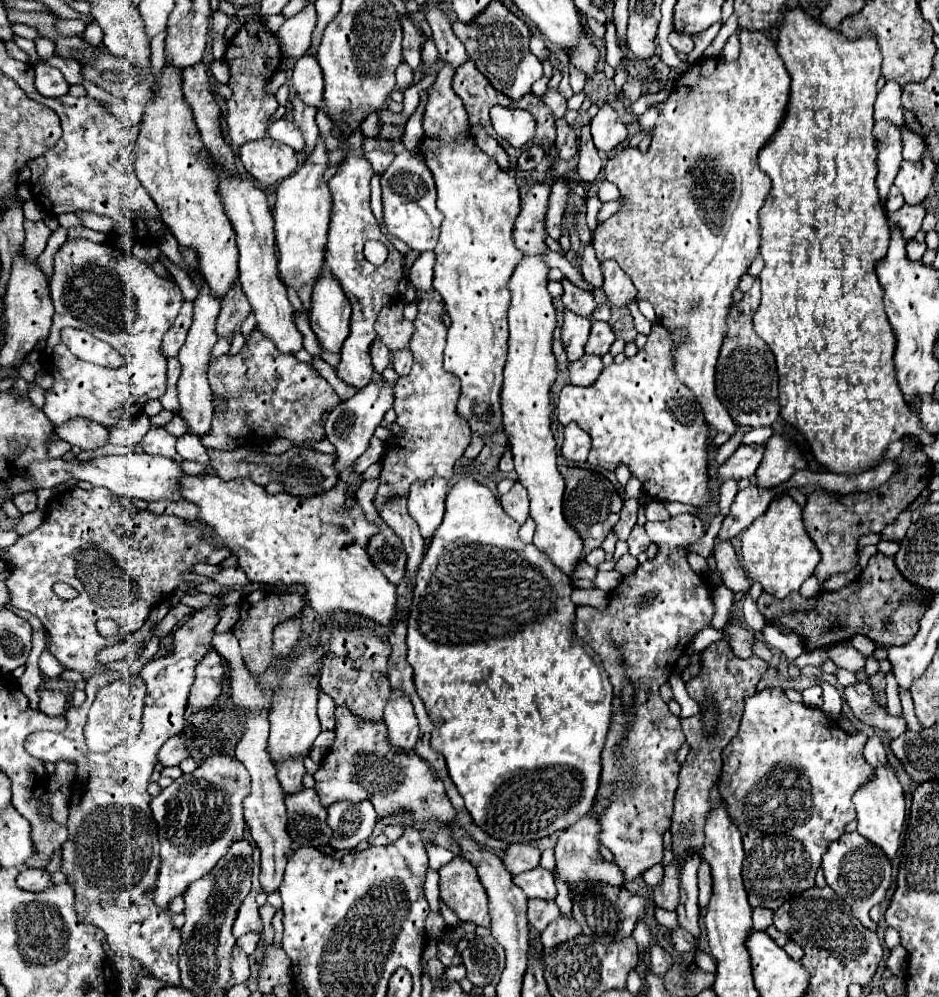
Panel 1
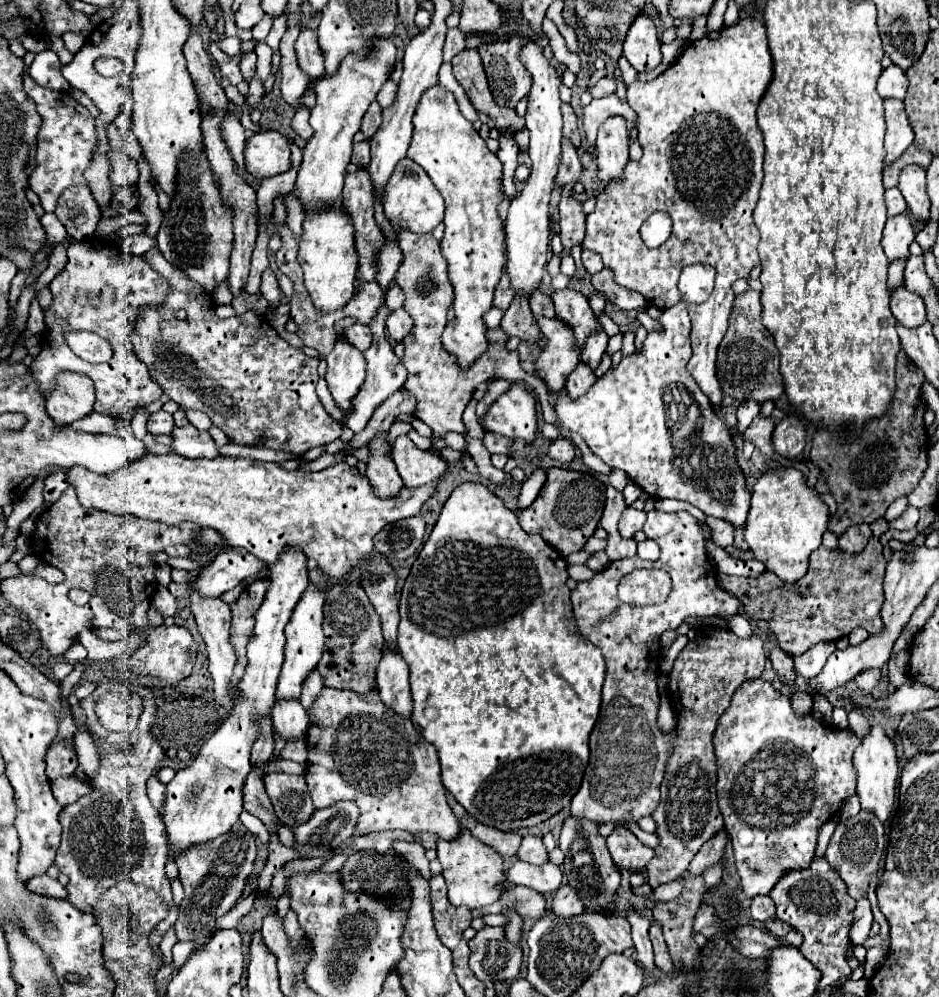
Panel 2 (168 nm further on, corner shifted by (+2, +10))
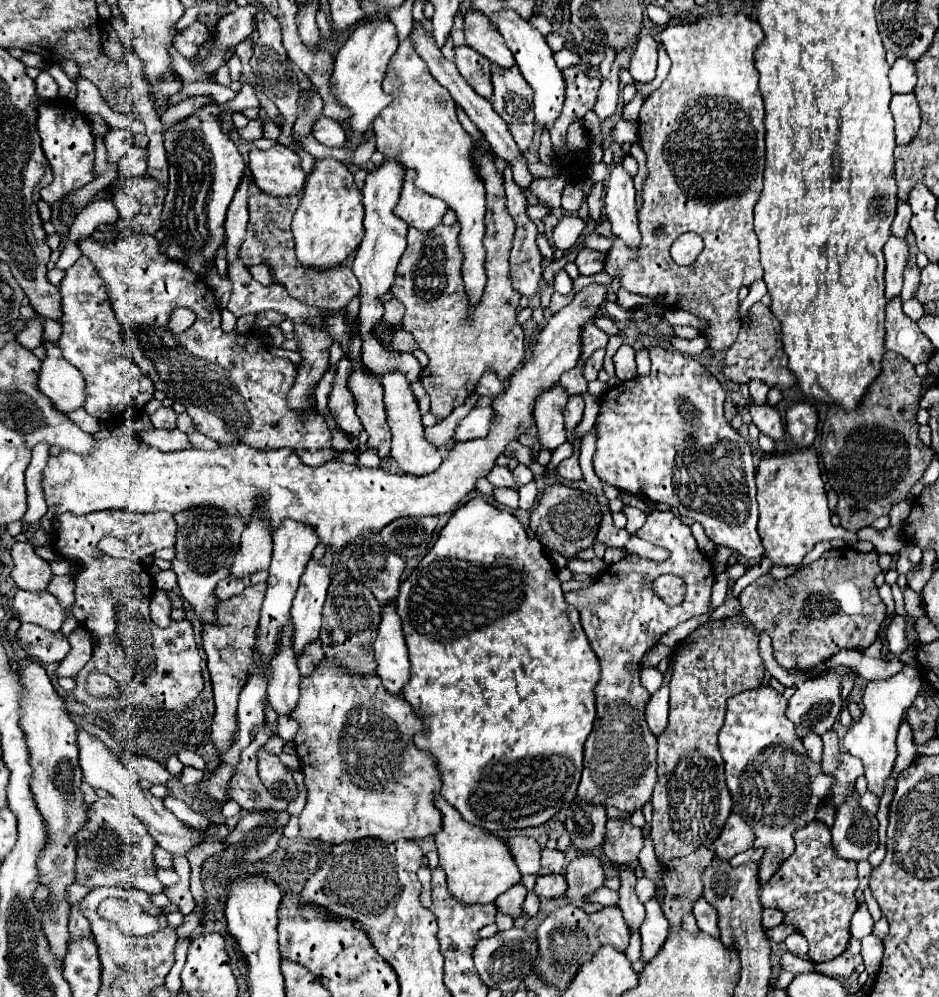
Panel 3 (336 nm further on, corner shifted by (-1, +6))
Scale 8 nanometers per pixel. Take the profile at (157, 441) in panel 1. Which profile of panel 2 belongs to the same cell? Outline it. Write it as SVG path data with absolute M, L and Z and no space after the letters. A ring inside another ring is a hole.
M165 410L153 412L147 422L147 430L151 434L171 434L171 428L173 428L173 416L167 414Z

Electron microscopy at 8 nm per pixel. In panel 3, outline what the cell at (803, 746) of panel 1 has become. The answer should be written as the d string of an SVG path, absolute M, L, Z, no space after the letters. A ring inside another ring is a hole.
M770 686L740 692L728 700L726 722L718 736L720 752L726 762L726 784L732 796L732 812L742 816L742 820L752 826L756 834L754 848L764 848L764 856L758 862L758 882L762 886L774 876L780 862L794 852L796 828L814 822L820 804L836 784L836 778L824 774L822 764L810 760L806 754L802 740L796 734L794 722L786 716L786 704L788 702L782 698L782 694L776 694Z

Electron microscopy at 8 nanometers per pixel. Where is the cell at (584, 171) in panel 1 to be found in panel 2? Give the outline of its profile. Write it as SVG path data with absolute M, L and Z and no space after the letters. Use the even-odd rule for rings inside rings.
M611 94L611 96L603 96L599 100L591 100L591 104L585 106L585 110L583 110L583 130L585 130L589 146L595 144L597 128L611 116L627 116L629 138L637 140L635 110L627 102L621 102L615 94Z

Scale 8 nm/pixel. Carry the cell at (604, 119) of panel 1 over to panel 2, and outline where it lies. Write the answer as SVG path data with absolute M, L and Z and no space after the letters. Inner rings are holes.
M621 116L607 120L599 128L595 150L597 150L597 164L599 164L597 178L603 182L603 186L607 186L613 180L621 180L623 168L629 160L627 126Z

